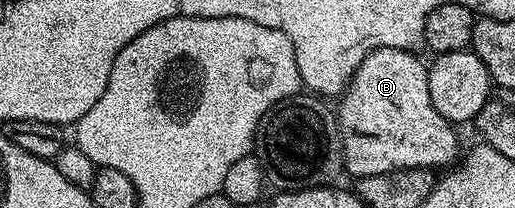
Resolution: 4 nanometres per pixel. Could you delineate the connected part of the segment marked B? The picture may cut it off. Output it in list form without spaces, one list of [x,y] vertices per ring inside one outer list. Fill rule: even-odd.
[[[405,48],[369,52],[342,93],[342,105],[336,108],[338,133],[342,135],[344,168],[352,177],[388,174],[401,168],[446,170],[459,159],[455,125],[432,106],[427,65],[414,56]]]

